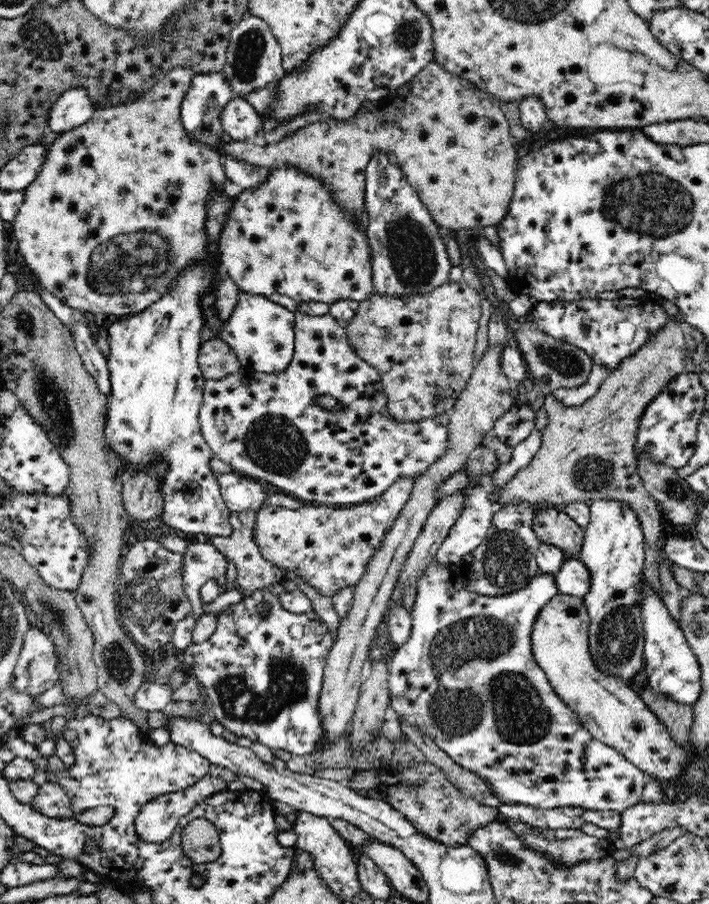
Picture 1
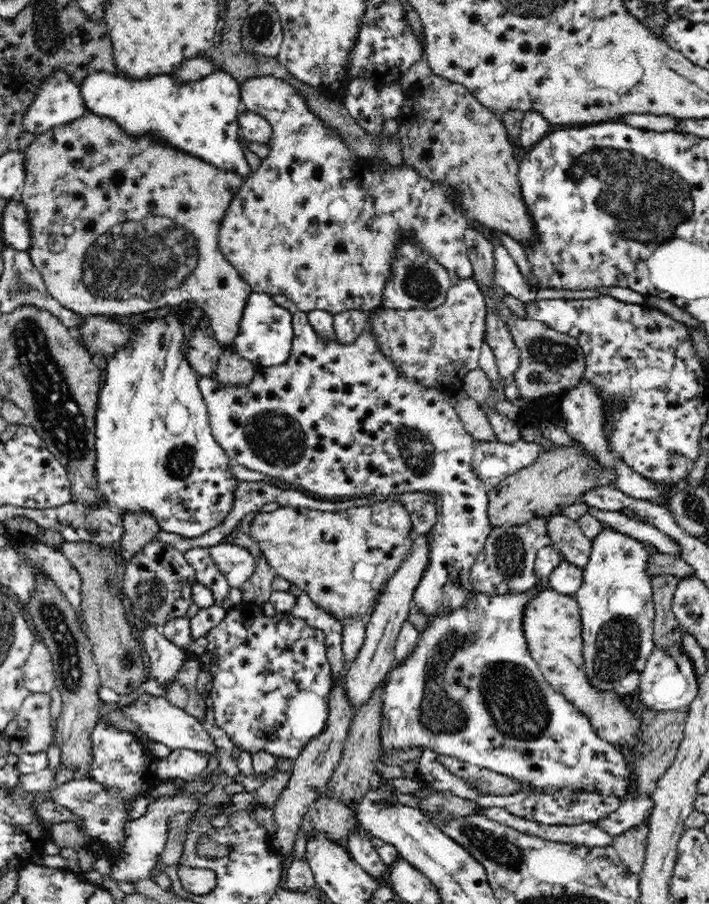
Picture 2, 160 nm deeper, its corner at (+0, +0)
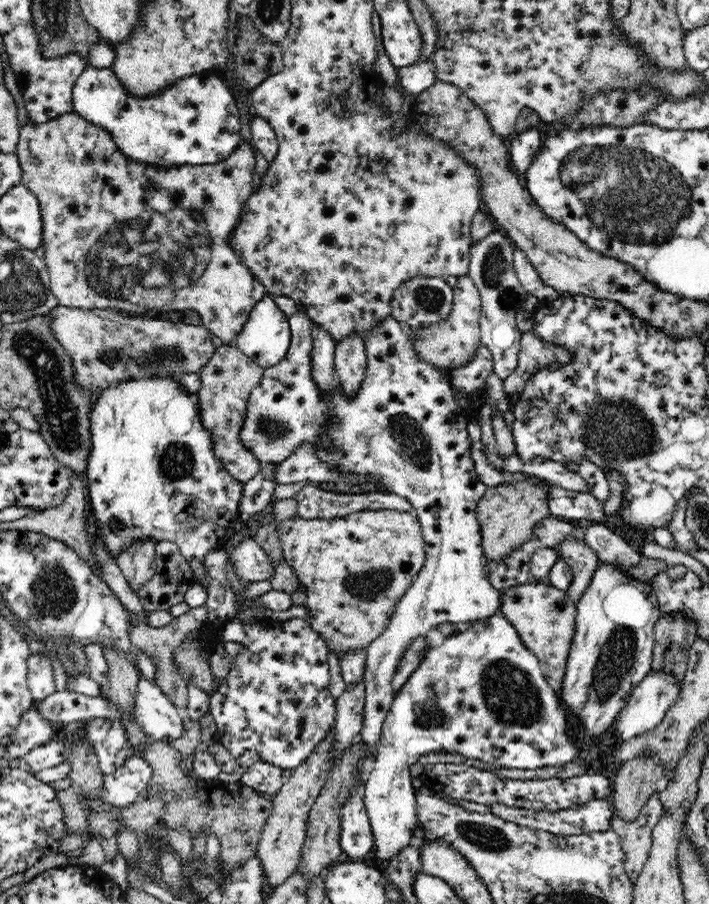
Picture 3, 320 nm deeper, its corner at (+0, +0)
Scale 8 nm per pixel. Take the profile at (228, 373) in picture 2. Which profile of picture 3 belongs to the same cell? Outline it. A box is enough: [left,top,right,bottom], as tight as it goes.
[197,344,263,483]

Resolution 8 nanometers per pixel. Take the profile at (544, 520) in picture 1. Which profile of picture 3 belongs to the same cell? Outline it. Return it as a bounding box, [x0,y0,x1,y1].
[557,536,598,603]

